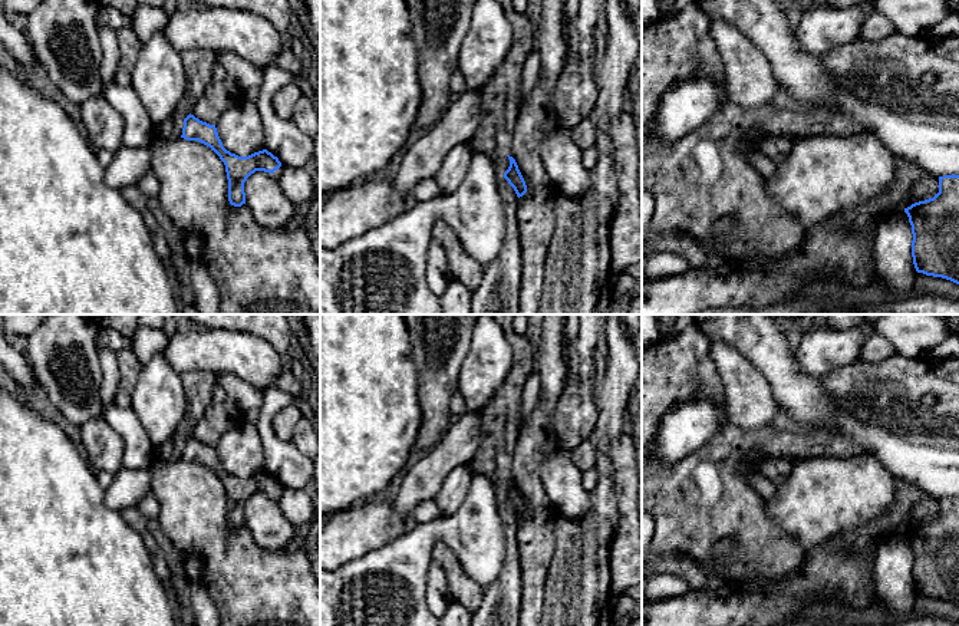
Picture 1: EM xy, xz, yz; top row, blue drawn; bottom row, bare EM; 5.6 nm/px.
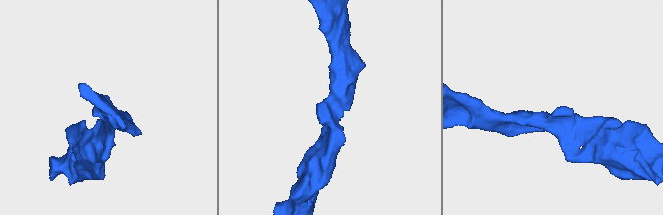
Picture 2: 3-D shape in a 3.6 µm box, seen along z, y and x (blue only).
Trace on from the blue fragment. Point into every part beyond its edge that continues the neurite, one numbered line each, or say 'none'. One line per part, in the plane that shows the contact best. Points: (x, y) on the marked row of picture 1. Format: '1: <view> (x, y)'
none

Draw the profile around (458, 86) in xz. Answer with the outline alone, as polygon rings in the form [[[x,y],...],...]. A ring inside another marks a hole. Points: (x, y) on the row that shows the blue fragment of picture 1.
[[[457,70],[451,78],[451,92],[454,98],[464,95],[468,90],[464,75]]]

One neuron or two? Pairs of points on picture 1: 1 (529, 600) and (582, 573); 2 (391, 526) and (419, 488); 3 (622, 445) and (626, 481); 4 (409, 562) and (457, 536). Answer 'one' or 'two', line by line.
1: two
2: two
3: one
4: one

